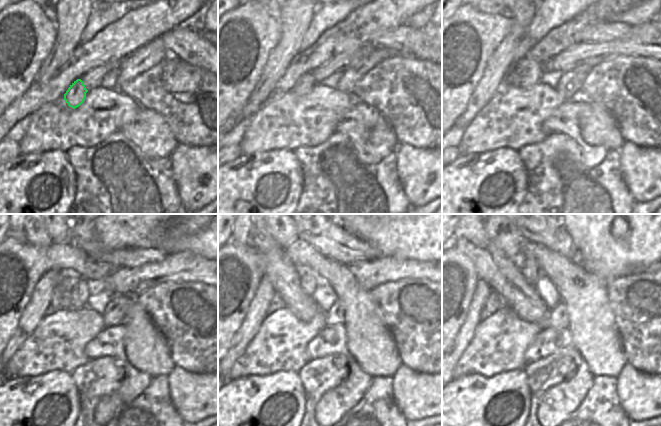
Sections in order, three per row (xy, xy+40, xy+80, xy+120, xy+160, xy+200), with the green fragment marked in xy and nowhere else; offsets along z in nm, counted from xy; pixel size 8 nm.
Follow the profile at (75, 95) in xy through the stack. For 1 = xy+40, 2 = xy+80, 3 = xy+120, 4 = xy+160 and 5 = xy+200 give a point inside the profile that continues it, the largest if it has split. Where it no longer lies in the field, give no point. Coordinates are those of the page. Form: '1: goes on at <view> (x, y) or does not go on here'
1: goes on at xy+40 (305, 83)
2: goes on at xy+80 (525, 73)
3: goes on at xy+120 (79, 294)
4: goes on at xy+160 (307, 275)
5: goes on at xy+200 (527, 264)

